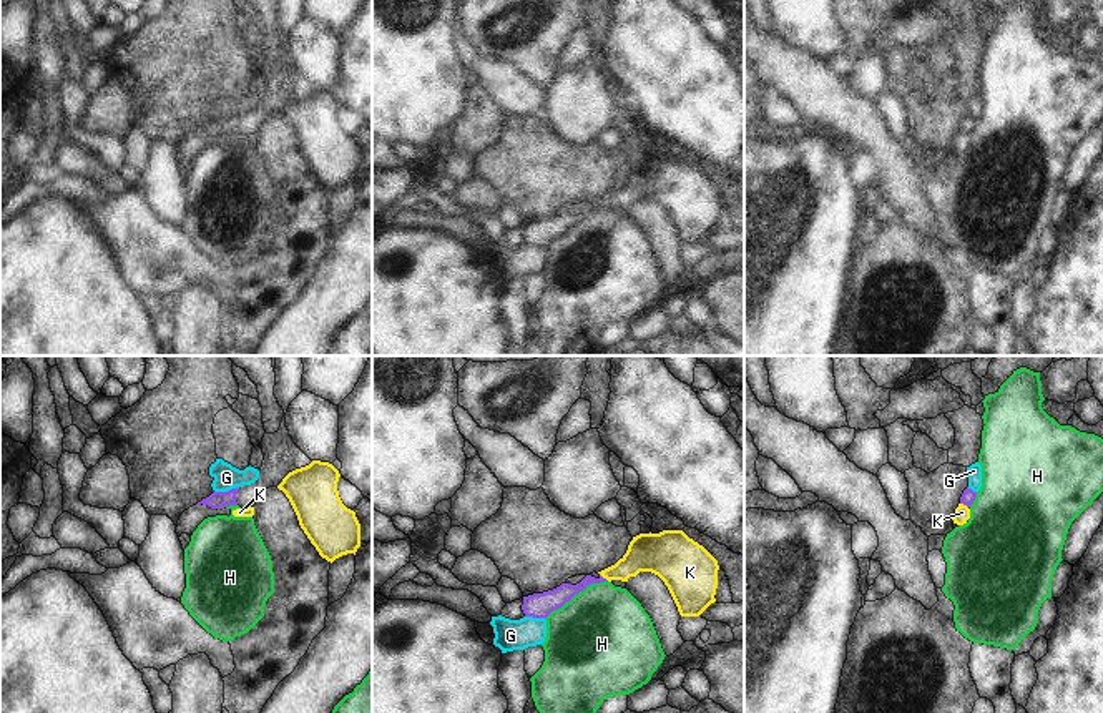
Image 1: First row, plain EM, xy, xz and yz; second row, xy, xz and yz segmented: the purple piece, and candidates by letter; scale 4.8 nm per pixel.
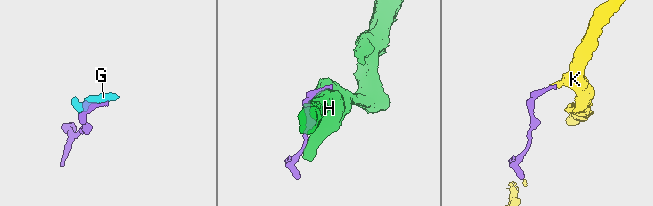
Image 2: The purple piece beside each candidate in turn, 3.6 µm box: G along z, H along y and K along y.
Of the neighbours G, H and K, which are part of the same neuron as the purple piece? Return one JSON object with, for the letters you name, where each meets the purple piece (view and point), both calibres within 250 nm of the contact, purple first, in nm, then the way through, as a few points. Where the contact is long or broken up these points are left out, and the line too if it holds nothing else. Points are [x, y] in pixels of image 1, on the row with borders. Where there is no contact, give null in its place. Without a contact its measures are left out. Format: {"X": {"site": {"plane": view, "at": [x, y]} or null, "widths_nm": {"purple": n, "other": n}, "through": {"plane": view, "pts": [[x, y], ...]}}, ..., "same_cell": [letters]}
{"same_cell": []}

